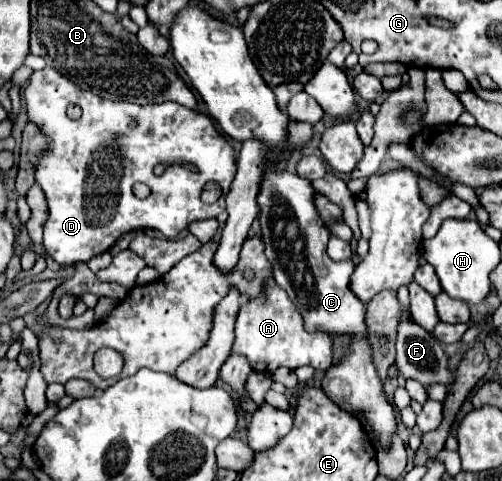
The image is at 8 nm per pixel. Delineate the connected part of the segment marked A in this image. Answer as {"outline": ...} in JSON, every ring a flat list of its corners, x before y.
{"outline":[[272,277,266,279,260,297,242,303,236,319,234,351,246,355,252,369,260,373,270,373,280,365,288,369,312,365,314,369,324,371,332,363,332,339,322,333,306,333,300,313,286,297,286,291,278,289]]}

